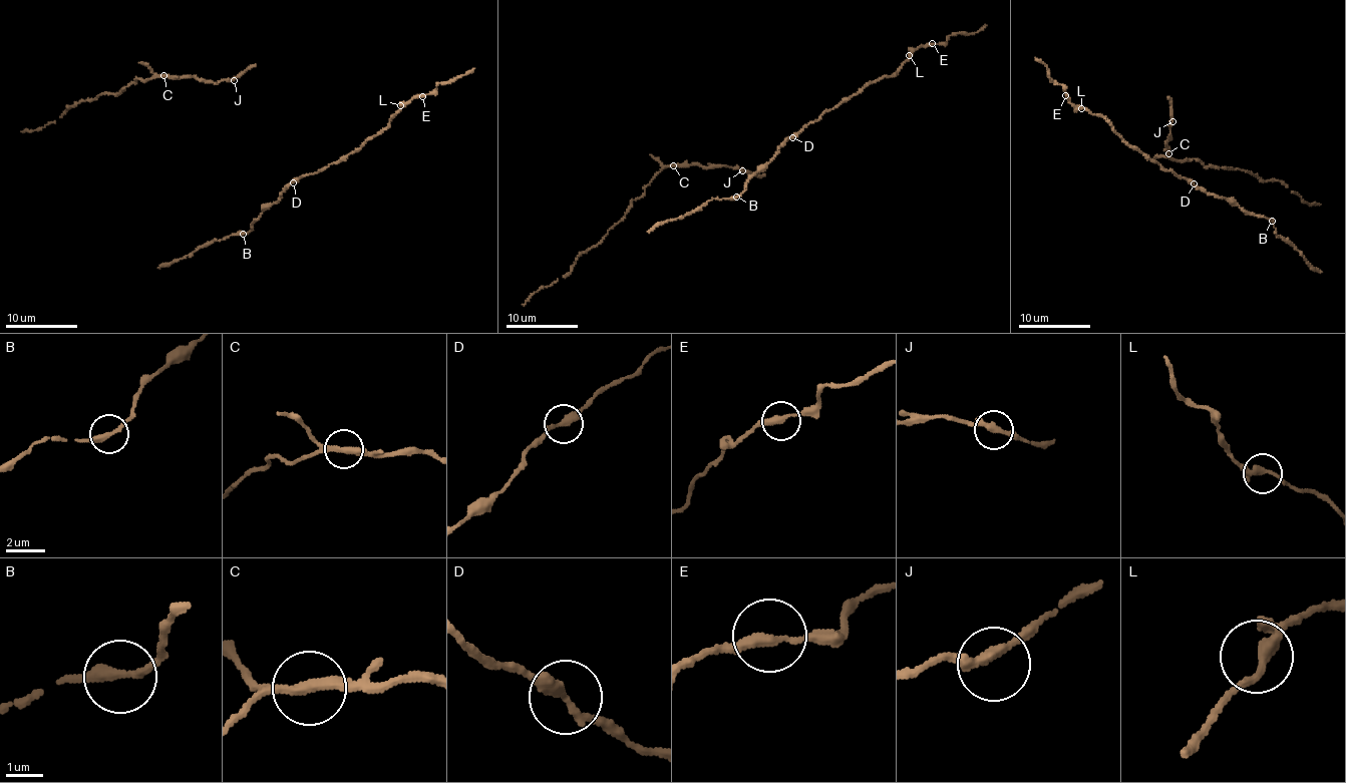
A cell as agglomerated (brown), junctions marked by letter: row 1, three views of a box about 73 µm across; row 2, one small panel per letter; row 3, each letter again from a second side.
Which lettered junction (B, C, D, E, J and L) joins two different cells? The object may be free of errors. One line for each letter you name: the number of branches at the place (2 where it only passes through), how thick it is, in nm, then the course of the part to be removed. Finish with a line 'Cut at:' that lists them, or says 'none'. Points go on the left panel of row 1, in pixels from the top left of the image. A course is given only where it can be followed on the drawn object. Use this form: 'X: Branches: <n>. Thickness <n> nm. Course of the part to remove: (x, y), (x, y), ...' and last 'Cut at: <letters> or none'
C: Branches: 2. Thickness 280 nm. Course of the part to remove: (163, 75), (156, 75), (138, 62)
Cut at: C

